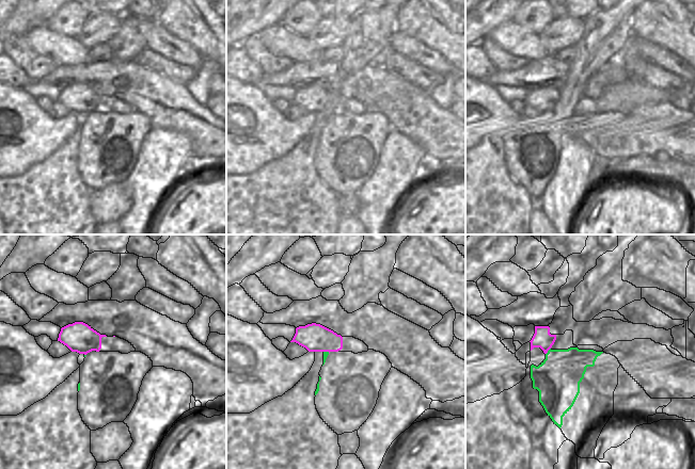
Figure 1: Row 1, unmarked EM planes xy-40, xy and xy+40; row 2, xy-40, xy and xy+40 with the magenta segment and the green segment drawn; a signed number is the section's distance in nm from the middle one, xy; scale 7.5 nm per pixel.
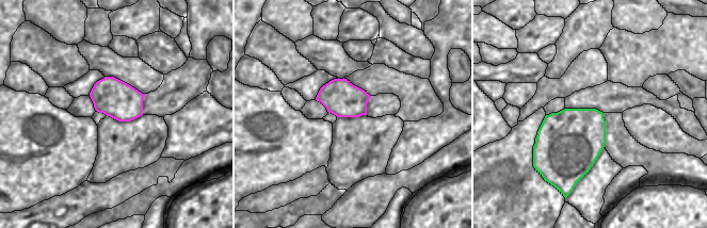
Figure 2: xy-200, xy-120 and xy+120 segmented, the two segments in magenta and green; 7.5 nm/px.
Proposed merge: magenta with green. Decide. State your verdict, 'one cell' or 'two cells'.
two cells

